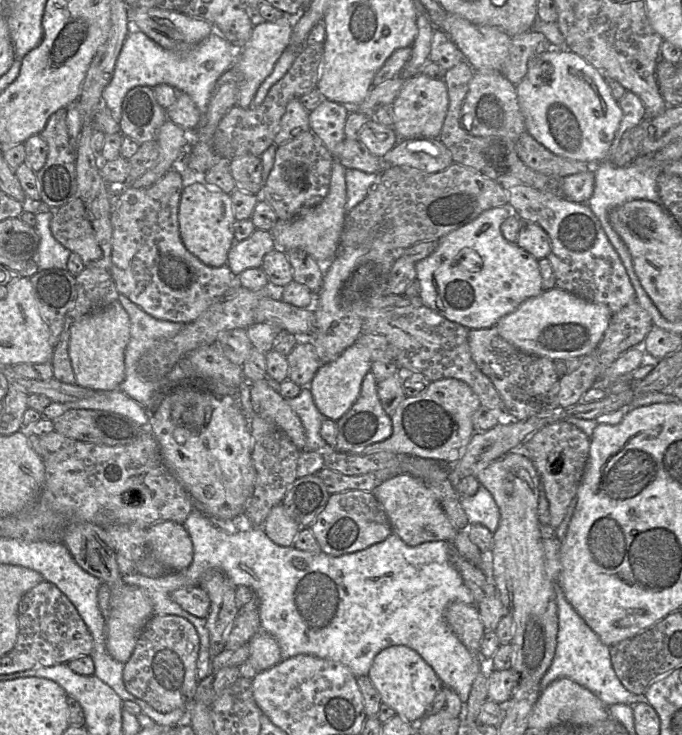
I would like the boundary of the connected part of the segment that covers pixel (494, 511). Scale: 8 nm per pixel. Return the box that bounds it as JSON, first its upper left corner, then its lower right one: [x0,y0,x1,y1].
[459,485,500,534]

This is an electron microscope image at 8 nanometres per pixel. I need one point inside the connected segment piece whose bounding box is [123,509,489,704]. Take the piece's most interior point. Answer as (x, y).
(347, 609)

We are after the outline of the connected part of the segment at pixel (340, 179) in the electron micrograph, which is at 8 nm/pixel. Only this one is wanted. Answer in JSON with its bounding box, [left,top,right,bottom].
[270,159,347,265]

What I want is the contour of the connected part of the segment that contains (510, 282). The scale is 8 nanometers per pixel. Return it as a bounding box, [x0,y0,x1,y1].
[416,206,543,329]

